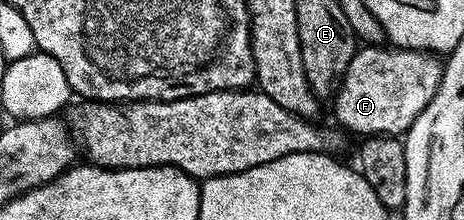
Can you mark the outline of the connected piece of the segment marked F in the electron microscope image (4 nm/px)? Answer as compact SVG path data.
M383 45L356 48L333 98L335 117L348 134L403 135L429 107L443 81L445 65L436 54L421 49Z

